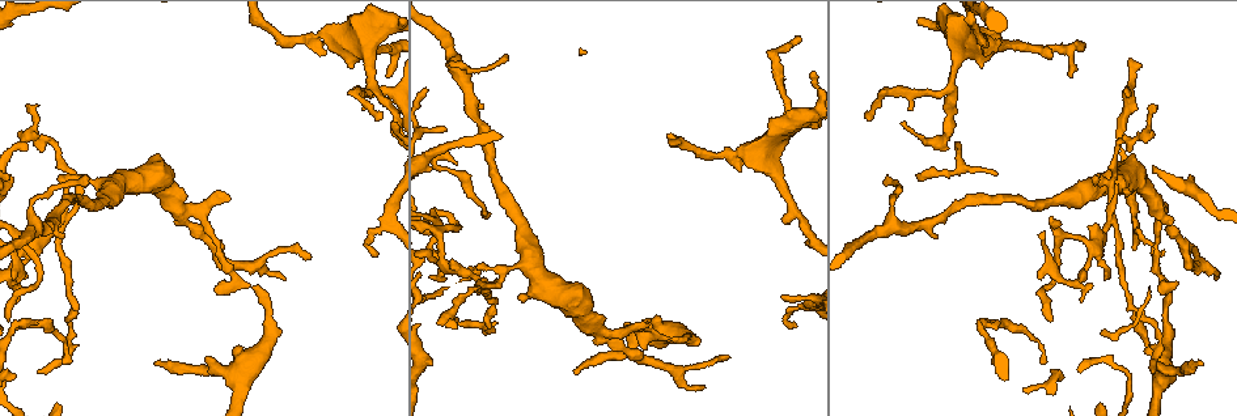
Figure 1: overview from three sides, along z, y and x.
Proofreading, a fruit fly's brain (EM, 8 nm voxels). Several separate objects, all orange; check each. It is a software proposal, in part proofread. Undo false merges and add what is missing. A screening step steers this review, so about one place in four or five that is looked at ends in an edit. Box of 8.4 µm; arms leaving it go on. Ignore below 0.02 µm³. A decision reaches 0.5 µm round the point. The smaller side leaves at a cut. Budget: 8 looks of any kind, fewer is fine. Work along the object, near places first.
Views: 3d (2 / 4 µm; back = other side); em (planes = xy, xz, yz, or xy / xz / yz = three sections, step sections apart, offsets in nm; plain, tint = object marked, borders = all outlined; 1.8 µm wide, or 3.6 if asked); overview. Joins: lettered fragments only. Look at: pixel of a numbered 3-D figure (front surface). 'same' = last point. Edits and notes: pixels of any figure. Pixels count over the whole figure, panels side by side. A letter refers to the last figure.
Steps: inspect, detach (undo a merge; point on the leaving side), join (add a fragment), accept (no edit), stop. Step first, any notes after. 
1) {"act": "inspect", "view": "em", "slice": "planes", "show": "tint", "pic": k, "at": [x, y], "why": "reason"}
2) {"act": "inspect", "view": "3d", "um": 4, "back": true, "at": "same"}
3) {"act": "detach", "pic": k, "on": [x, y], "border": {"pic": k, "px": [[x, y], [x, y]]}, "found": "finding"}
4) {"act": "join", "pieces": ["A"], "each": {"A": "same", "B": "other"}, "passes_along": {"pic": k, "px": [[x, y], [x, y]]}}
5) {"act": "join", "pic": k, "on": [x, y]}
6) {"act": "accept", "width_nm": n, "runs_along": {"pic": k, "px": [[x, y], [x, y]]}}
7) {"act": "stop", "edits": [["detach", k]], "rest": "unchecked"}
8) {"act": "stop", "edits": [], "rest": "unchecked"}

{"act": "inspect", "view": "em", "slice": "planes", "show": "borders", "pic": 1, "at": [454, 327], "why": "free end"}

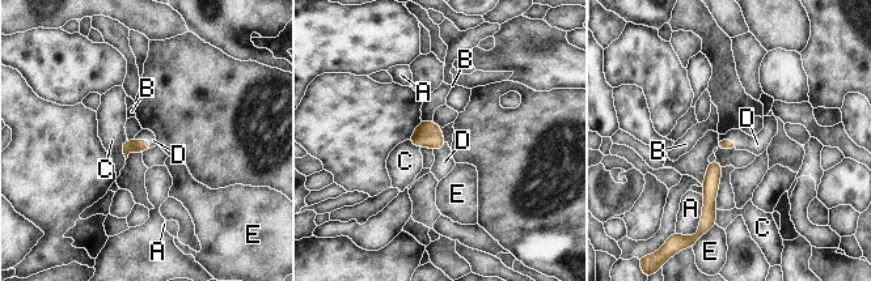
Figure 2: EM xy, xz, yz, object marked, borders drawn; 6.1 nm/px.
{"act": "join", "pieces": ["D"], "each": {"A": "other", "B": "other", "C": "other", "D": "same", "E": "other"}, "passes_along": {"pic": 2, "px": [[721, 144], [730, 140], [757, 144]]}, "found": "it goes on there"}

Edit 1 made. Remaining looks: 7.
{"act": "inspect", "view": "overview", "why": "redraw"}

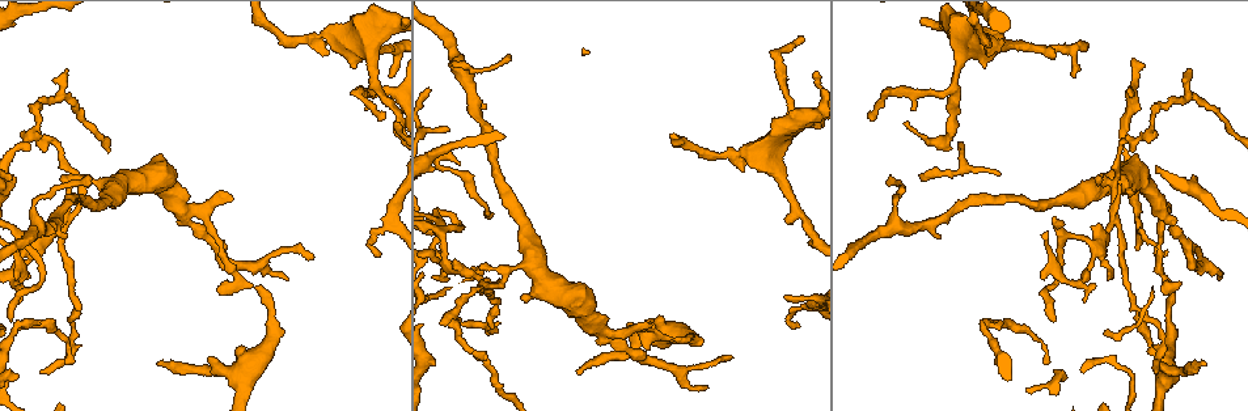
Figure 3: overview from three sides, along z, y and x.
{"act": "inspect", "view": "3d", "um": 4, "pic": 3, "at": [604, 332], "why": "three arms meet"}

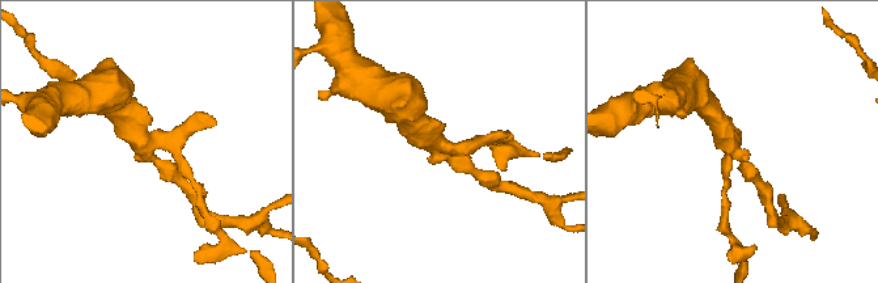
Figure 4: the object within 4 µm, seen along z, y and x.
{"act": "inspect", "view": "em", "slice": "planes", "show": "borders", "pic": 4, "at": [148, 139]}

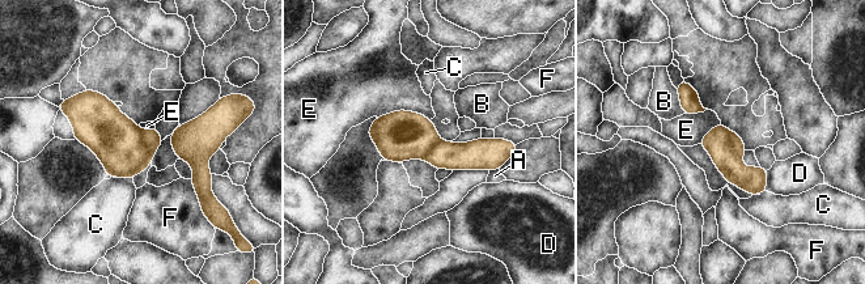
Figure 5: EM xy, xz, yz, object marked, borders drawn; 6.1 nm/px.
{"act": "detach", "pic": 5, "on": [185, 142], "width_nm": 220, "each": {"A": "other", "B": "other", "C": "other", "D": "other", "E": "other", "F": "other"}, "border": {"pic": 5, "px": [[140, 130], [147, 153], [152, 160]]}, "found": "a second neuron is stuck on"}

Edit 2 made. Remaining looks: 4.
{"act": "inspect", "view": "em", "slice": "xz", "step": 16, "show": "tint", "pic": 3, "at": [970, 42], "why": "four or more arms meet"}

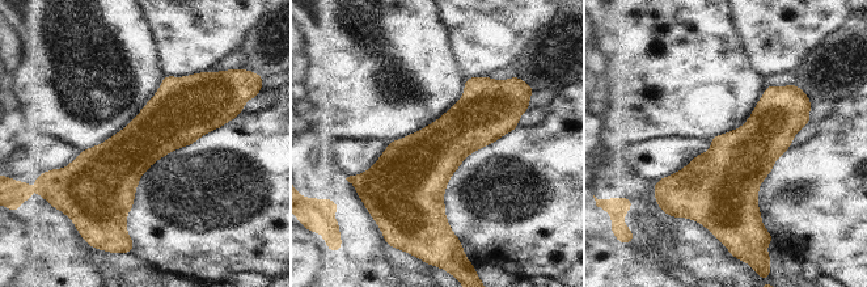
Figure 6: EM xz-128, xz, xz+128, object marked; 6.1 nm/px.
{"act": "inspect", "view": "em", "slice": "xz", "step": 16, "show": "borders", "at": "same"}

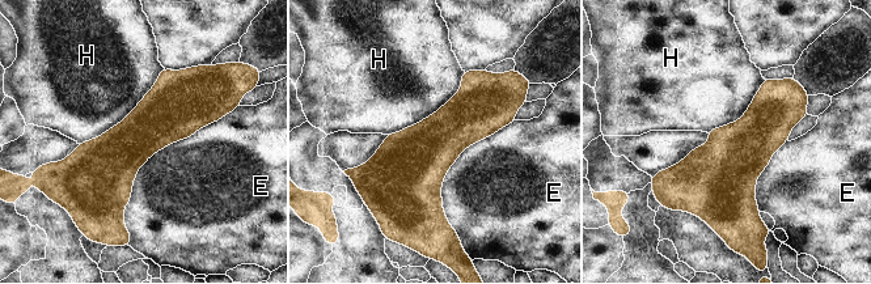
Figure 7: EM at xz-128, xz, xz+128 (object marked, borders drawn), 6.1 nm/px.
{"act": "accept", "width_nm": 300, "each": {"E": "other", "H": "other"}, "border": {"pic": 7, "px": [[164, 68], [118, 123], [79, 144]]}, "found": "all the same neuron"}

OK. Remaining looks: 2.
{"act": "stop", "edits": [["join", 2], ["detach", 5]], "rest": "unchecked"}

